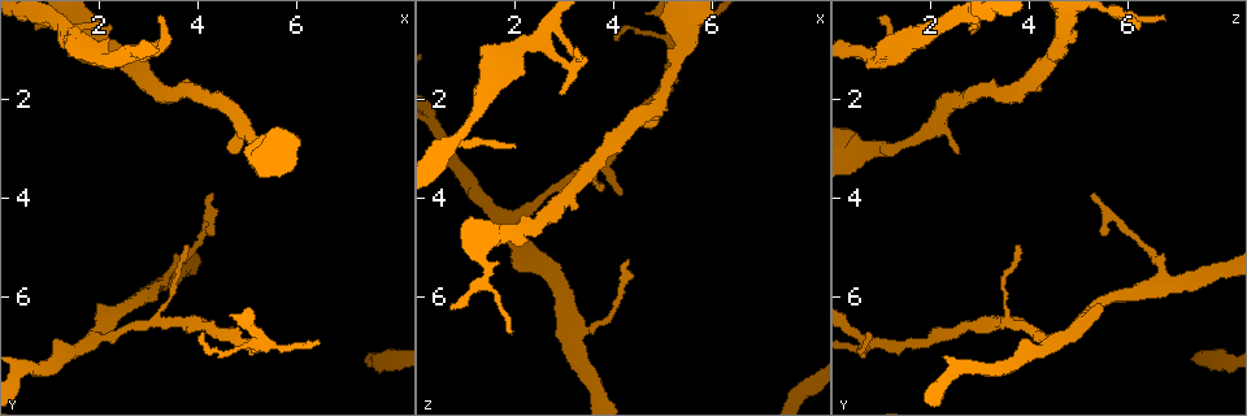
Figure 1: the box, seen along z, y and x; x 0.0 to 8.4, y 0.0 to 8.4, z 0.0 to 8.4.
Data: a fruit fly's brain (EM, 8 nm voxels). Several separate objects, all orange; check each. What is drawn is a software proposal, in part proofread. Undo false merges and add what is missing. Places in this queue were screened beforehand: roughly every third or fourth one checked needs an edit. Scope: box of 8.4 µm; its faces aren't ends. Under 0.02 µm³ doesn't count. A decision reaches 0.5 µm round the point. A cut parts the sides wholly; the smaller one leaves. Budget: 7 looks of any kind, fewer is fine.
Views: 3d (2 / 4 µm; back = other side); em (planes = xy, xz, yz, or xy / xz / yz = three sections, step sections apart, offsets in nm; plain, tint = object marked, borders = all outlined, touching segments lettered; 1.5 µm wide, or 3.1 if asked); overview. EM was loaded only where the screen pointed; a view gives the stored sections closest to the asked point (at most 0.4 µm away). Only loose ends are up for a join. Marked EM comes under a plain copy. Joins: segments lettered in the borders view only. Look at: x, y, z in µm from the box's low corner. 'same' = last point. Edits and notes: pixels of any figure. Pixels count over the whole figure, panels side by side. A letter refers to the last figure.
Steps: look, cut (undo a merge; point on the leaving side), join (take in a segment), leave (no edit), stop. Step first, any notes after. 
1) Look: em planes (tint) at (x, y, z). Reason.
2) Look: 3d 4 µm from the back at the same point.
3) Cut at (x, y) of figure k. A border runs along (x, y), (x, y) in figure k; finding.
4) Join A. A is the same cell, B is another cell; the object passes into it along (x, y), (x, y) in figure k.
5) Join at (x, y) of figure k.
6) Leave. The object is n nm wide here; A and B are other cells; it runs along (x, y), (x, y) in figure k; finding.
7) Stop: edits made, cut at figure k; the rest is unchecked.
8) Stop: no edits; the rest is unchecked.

Look: em planes (borders) at (4.65, 3.15, 2.60). An open end.

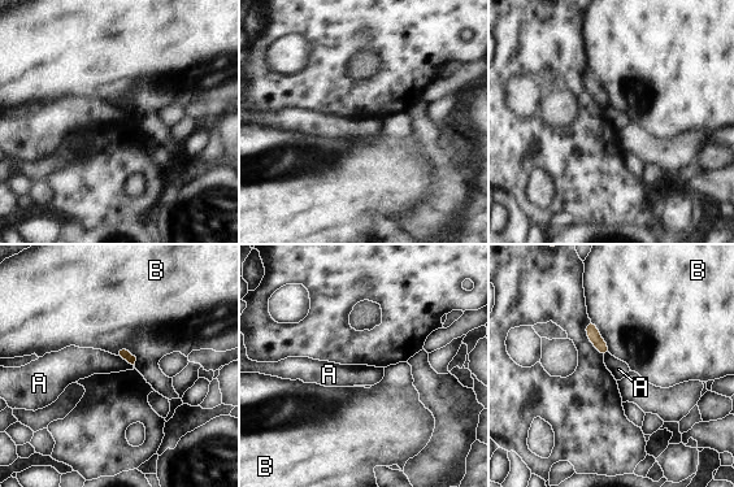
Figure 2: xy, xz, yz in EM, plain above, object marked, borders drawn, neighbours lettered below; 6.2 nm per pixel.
Leave. A and B are other cells; a border runs along (117, 355), (133, 365) in figure 2; none of them fits.

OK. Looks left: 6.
Look: em planes (borders) at (2.95, 0.95, 1.90). Branch stops here.

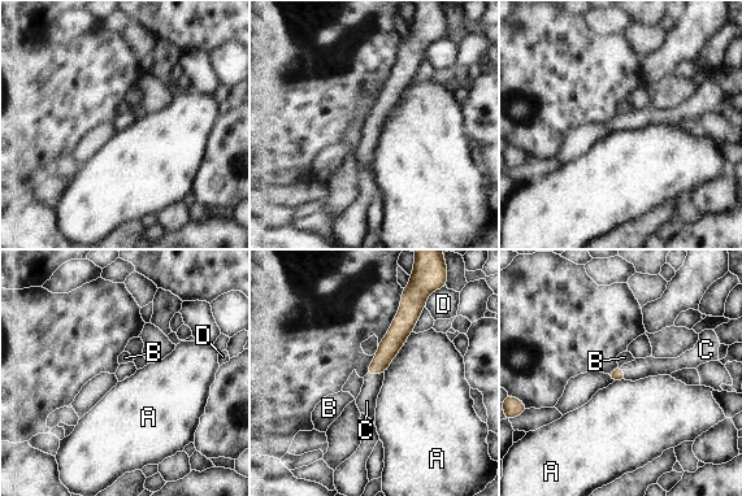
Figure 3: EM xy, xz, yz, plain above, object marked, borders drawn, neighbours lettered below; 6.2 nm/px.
Join C. C is the same cell, A, B and D are other cells; it goes on there.

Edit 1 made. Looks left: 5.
Look: overview. See it whole again.

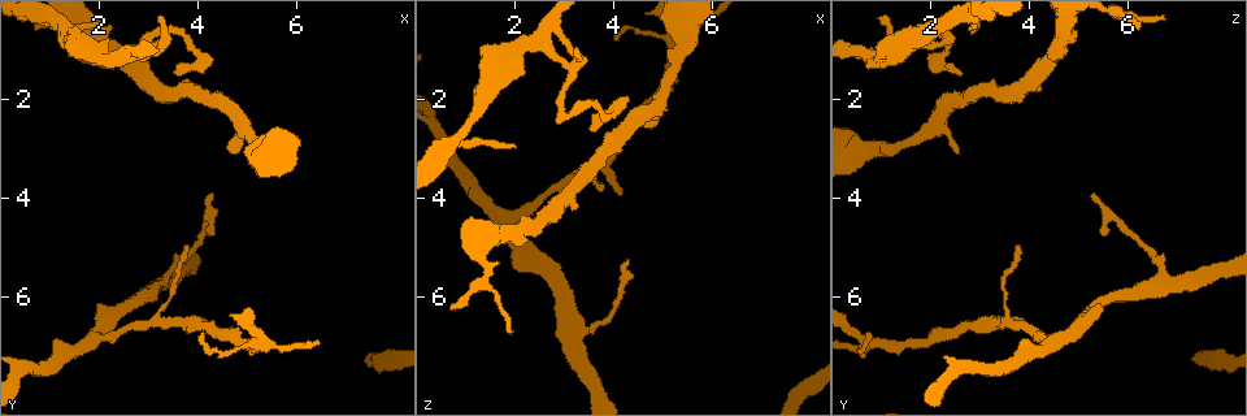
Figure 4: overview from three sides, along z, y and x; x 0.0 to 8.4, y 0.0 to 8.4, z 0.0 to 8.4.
Look: 3d 2 µm at (4.05, 6.80, 0.80). Thin end.

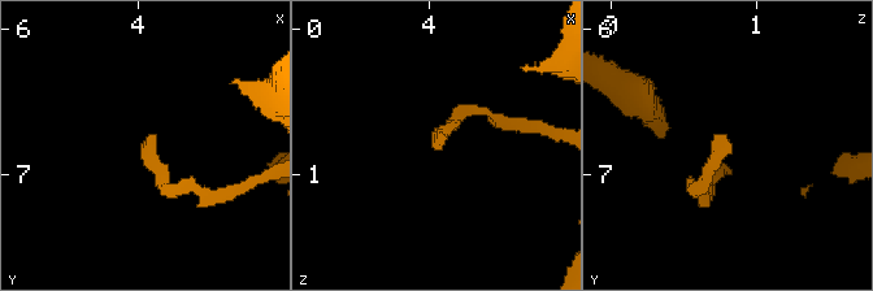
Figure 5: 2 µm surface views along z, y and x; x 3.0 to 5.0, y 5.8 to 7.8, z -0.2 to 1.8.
Look: em planes (borders) at (4.06, 6.78, 0.84).

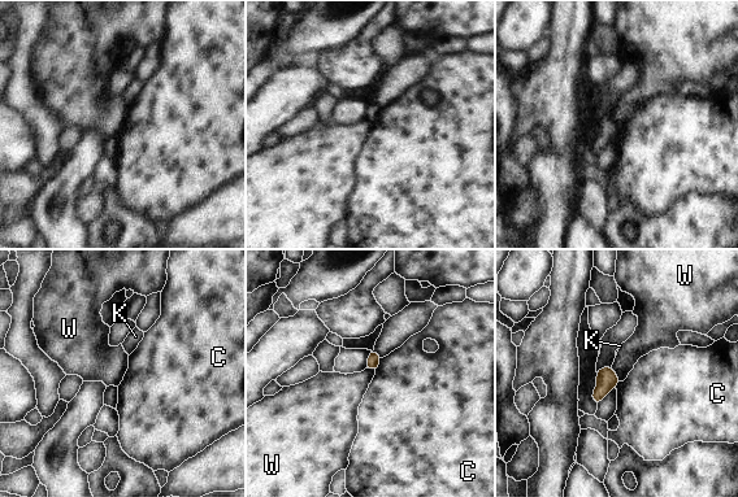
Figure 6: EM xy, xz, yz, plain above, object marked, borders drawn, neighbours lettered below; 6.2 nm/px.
Leave. C, K and W are other cells; a border runs along (611, 367), (620, 380) in figure 6; no lettered segment goes on from it.

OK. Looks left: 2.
Stop: edits made, join at figure 3; the rest is unchecked.

